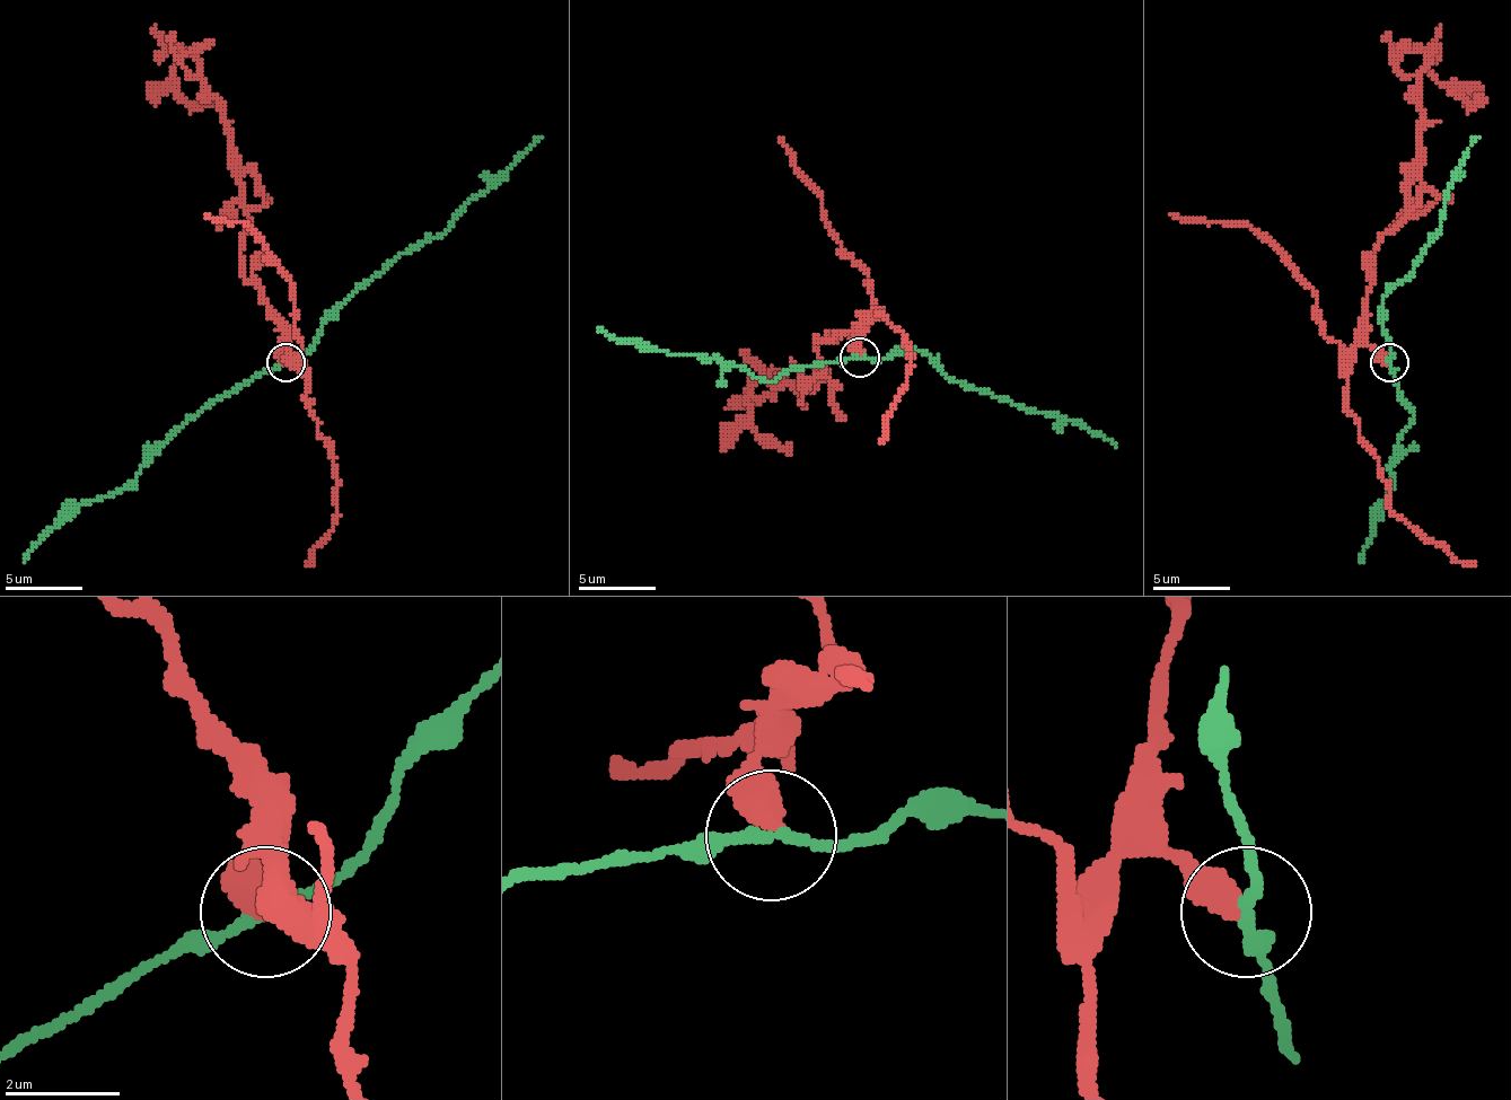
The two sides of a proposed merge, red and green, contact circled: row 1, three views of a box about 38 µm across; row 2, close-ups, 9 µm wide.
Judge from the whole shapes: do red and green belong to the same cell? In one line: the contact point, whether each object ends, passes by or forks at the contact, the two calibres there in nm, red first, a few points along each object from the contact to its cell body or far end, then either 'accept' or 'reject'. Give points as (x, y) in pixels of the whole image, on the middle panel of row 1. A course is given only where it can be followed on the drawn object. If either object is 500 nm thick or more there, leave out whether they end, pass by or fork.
(860, 357) | 500/160 nm | red via (860, 354), (853, 331), (818, 339), (818, 377), (748, 397), (748, 420), (764, 439), (791, 443) | green via (860, 358), (887, 358), (895, 350), (922, 350), (949, 377), (1015, 404), (1081, 420), (1115, 447) | reject

